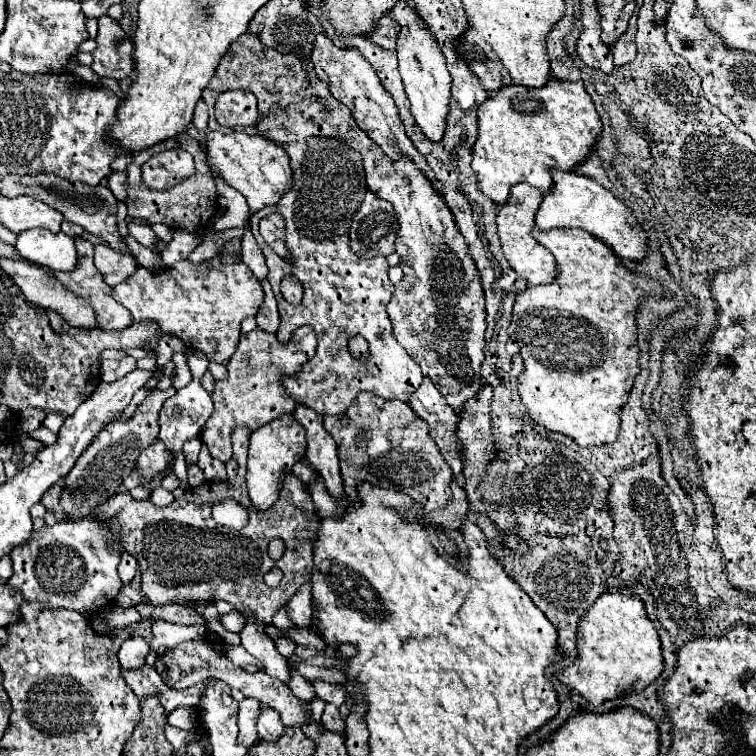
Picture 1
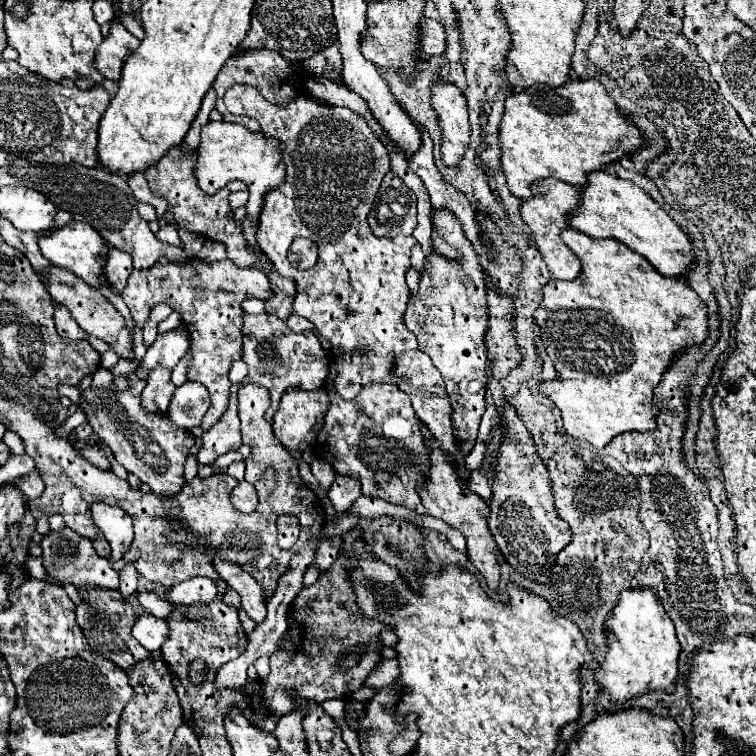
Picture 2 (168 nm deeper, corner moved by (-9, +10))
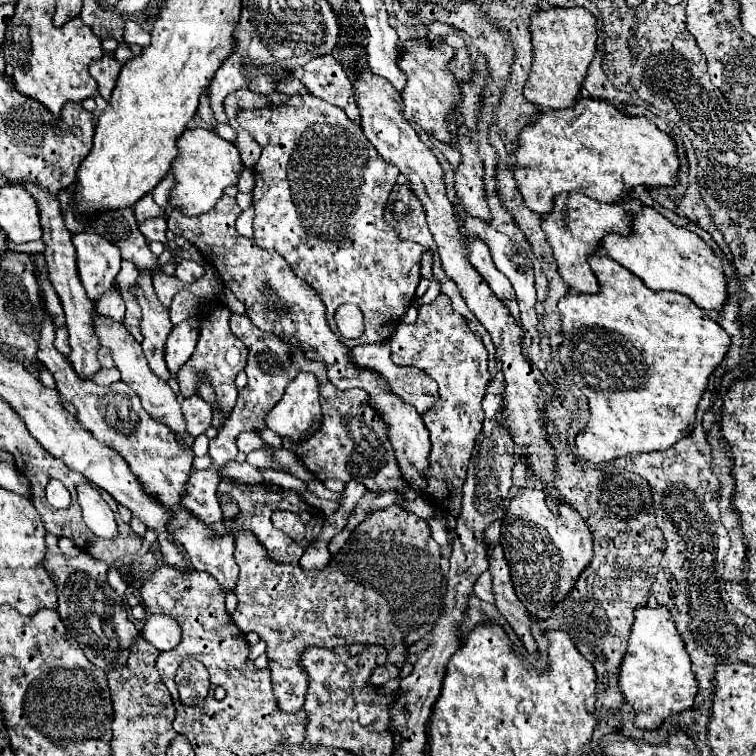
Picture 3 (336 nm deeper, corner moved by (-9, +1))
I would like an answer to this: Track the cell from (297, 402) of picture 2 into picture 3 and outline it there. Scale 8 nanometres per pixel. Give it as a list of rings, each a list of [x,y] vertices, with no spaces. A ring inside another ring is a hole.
[[[300,372],[288,386],[282,400],[266,416],[266,426],[292,442],[306,440],[322,420],[318,402],[318,382],[314,374]]]

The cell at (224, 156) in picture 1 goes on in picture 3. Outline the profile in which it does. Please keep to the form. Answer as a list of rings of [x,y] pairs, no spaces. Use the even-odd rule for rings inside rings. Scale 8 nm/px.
[[[190,128],[178,138],[178,156],[172,162],[176,188],[172,190],[172,204],[182,208],[184,214],[196,216],[214,208],[216,202],[223,196],[228,186],[238,182],[238,176],[246,170],[238,148],[220,138],[214,130],[208,128]]]

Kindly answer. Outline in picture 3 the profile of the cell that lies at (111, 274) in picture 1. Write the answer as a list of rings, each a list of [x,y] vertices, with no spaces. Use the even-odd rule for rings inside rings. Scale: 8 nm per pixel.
[[[114,284],[112,290],[108,290],[108,294],[102,294],[102,298],[96,302],[96,312],[114,318],[118,322],[124,320],[124,300],[118,292],[118,286]]]

